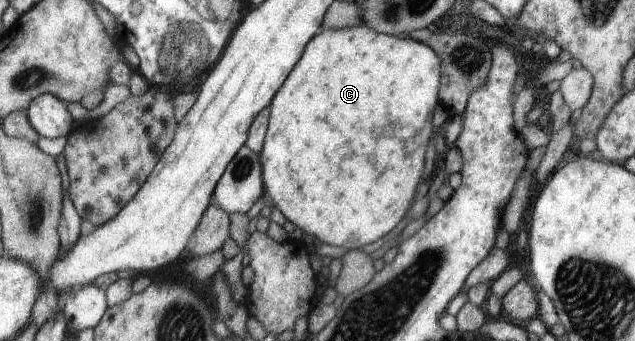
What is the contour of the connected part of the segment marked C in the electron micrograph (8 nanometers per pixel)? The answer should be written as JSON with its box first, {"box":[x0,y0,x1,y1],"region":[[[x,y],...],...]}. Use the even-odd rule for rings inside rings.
{"box":[259,25,442,250],"region":[[[361,25],[346,29],[322,30],[306,46],[301,60],[294,66],[293,72],[283,82],[277,96],[270,104],[270,124],[266,132],[266,140],[259,153],[262,161],[263,182],[266,183],[266,196],[272,200],[274,206],[279,208],[286,220],[299,226],[303,232],[313,234],[320,242],[341,246],[345,250],[353,250],[365,247],[365,244],[391,232],[405,216],[407,208],[411,206],[411,200],[415,196],[417,184],[421,180],[423,162],[425,162],[425,150],[427,142],[433,134],[431,114],[435,107],[441,103],[439,89],[442,86],[442,59],[426,43],[411,40],[408,36],[387,36],[371,28]]]}

